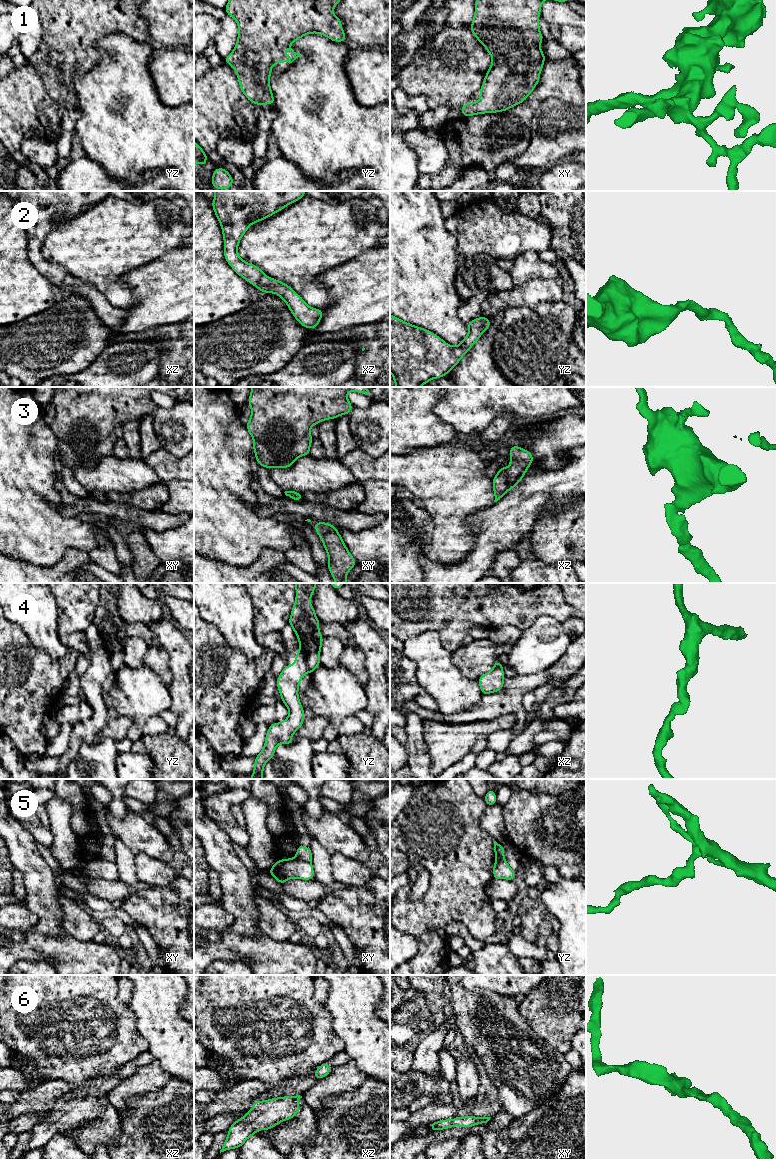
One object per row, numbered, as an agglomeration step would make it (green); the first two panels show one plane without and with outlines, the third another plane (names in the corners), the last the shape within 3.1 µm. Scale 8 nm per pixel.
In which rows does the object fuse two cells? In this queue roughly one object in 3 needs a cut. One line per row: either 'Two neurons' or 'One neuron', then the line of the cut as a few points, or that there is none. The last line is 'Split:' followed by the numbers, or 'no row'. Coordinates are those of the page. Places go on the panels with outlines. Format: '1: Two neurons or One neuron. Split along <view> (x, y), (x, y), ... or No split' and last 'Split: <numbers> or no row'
1: One neuron. No split
2: One neuron. No split
3: One neuron. No split
4: One neuron. No split
5: Two neurons. Split along xy (296, 856), (310, 862)
6: One neuron. No split
Split: 5

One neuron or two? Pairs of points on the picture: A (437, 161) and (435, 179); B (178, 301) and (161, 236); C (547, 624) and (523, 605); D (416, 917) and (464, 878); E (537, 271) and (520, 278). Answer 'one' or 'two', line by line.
A: two
B: two
C: two
D: one
E: one

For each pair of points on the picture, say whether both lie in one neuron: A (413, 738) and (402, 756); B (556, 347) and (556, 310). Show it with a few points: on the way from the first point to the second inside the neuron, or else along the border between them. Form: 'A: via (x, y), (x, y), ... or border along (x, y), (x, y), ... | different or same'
A: border along (405, 745), (409, 755), (408, 766) | different
B: via (556, 338), (556, 319) | same

